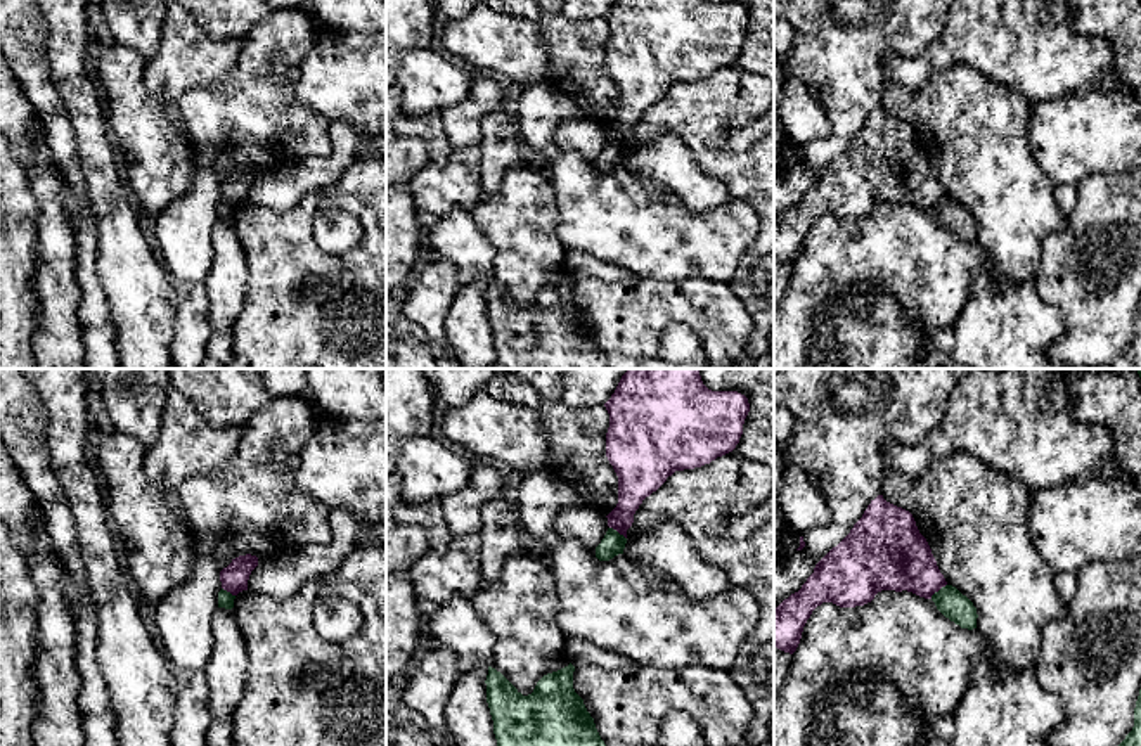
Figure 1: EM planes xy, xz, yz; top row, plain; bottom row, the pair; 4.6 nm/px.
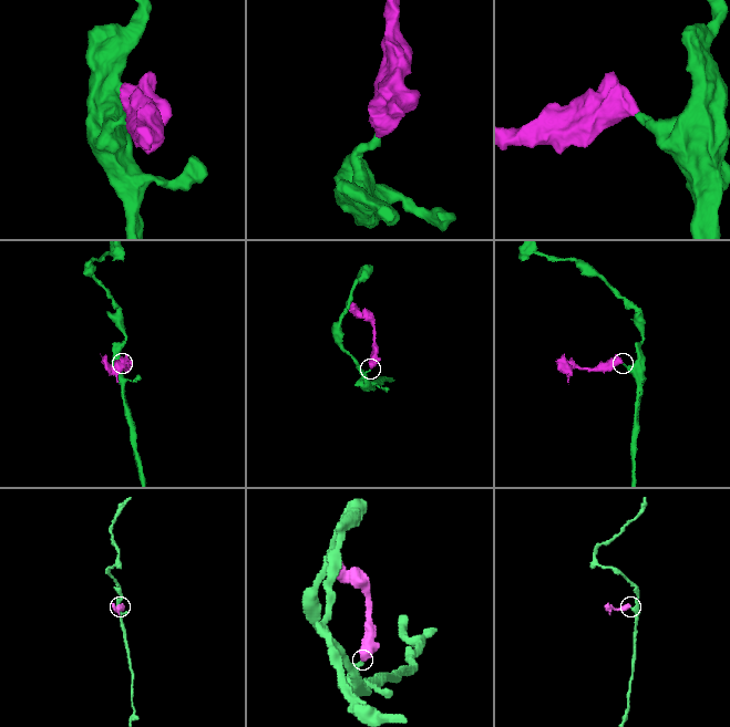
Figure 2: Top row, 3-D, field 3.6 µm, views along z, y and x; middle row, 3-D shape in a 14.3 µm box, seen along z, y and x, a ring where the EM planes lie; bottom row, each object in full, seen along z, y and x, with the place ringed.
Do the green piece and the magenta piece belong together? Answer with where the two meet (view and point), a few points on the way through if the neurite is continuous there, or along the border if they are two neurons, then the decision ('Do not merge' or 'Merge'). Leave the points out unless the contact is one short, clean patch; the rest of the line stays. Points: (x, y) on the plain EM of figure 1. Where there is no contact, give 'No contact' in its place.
Touches green at yz (939, 203). Boundary: yz (946, 196), (930, 210). Do not merge

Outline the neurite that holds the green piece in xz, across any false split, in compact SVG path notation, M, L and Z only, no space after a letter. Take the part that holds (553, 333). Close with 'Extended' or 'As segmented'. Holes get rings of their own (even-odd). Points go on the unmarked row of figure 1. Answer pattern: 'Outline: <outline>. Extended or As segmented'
Outline: M488 279L487 315L500 369L609 369L594 331L573 301L575 279L544 287L532 306L523 308L500 284Z. As segmented

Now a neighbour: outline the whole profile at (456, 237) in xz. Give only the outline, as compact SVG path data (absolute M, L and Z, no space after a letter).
M457 209L438 218L428 232L428 239L440 258L455 265L462 286L474 279L492 277L495 251L471 211Z

